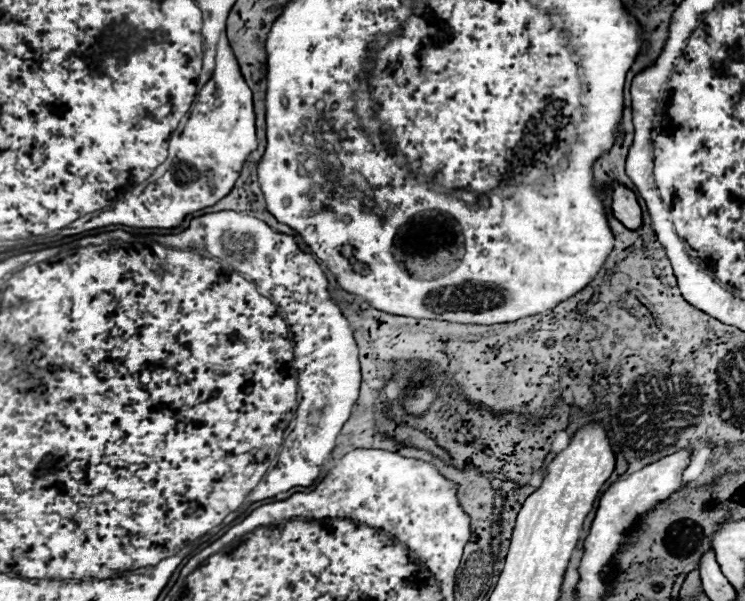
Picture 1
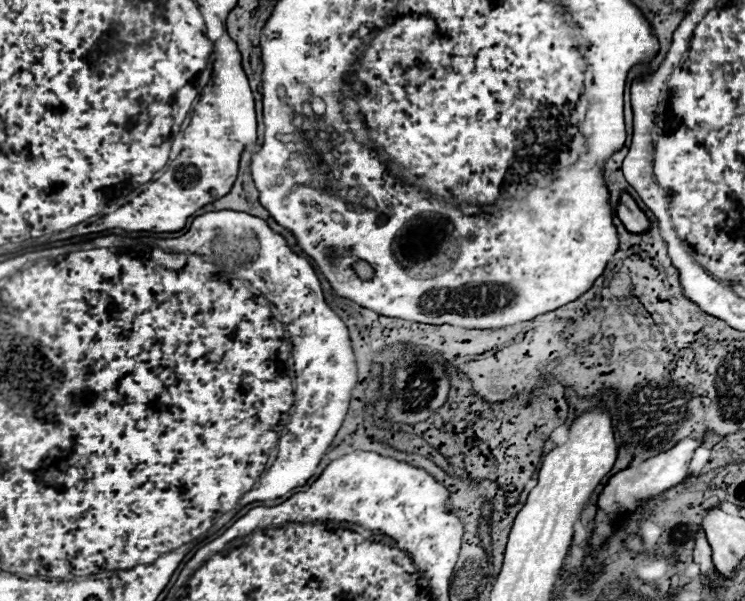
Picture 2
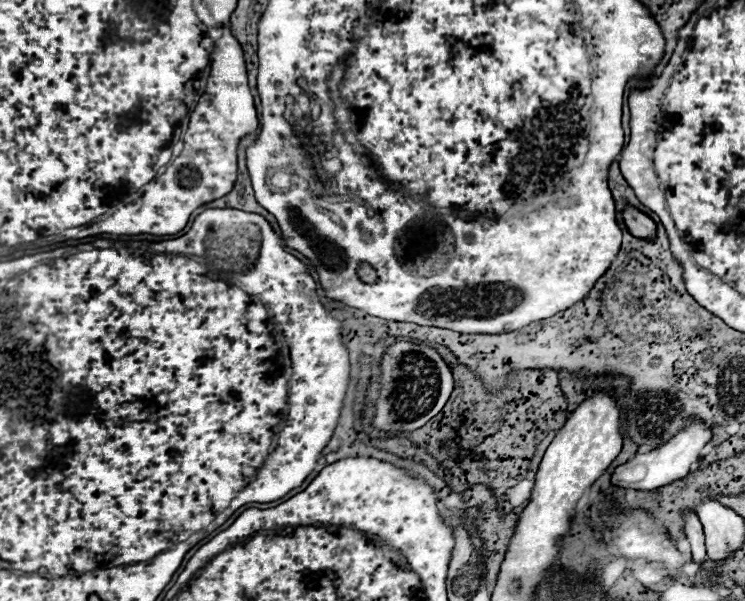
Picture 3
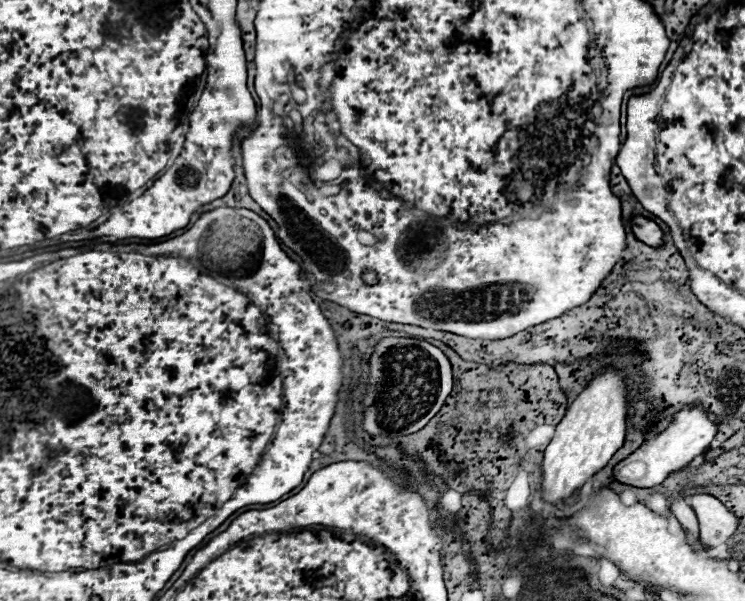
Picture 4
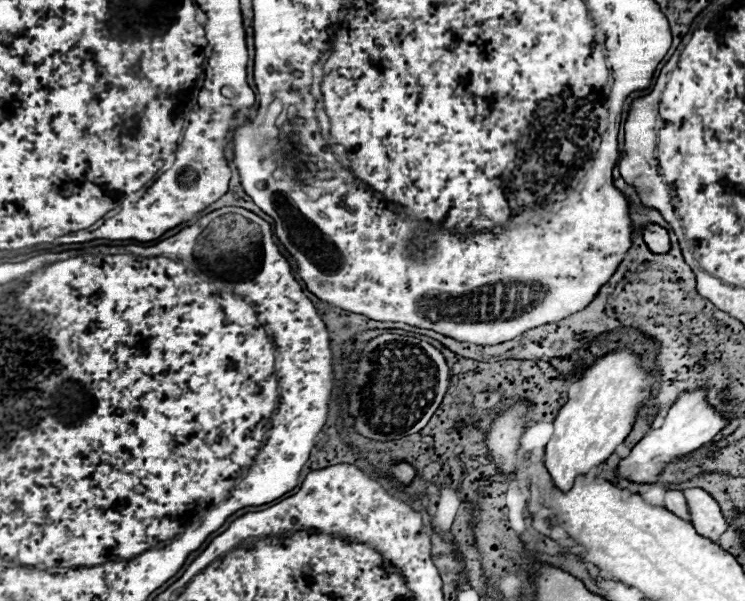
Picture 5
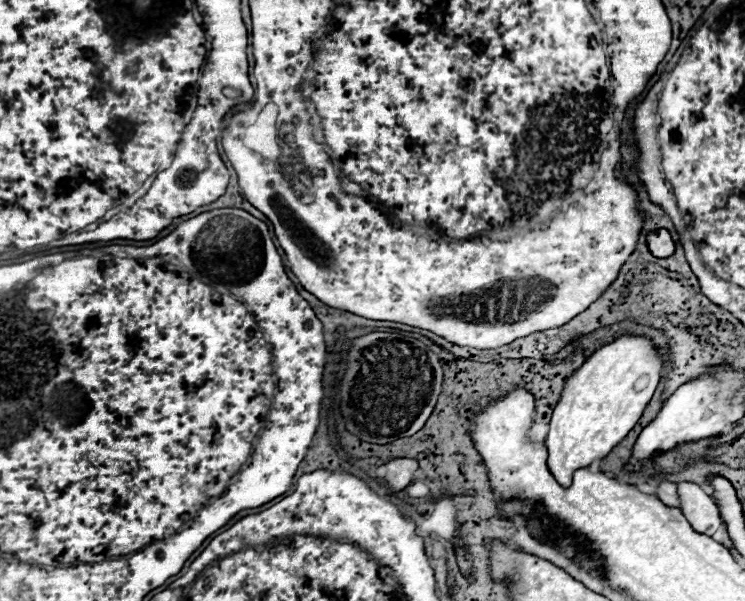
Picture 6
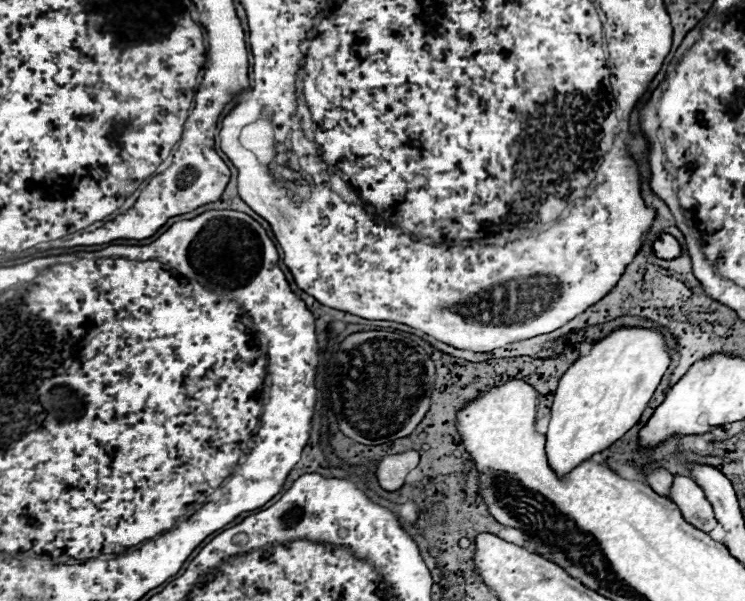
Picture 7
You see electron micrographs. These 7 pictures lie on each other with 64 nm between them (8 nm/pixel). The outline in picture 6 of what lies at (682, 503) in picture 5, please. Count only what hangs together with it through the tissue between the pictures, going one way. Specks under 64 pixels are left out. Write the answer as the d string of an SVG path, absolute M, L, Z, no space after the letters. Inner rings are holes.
M664 480L658 484L658 496L660 500L670 506L670 508L680 508L680 500L678 500L678 492L676 492L676 484Z

